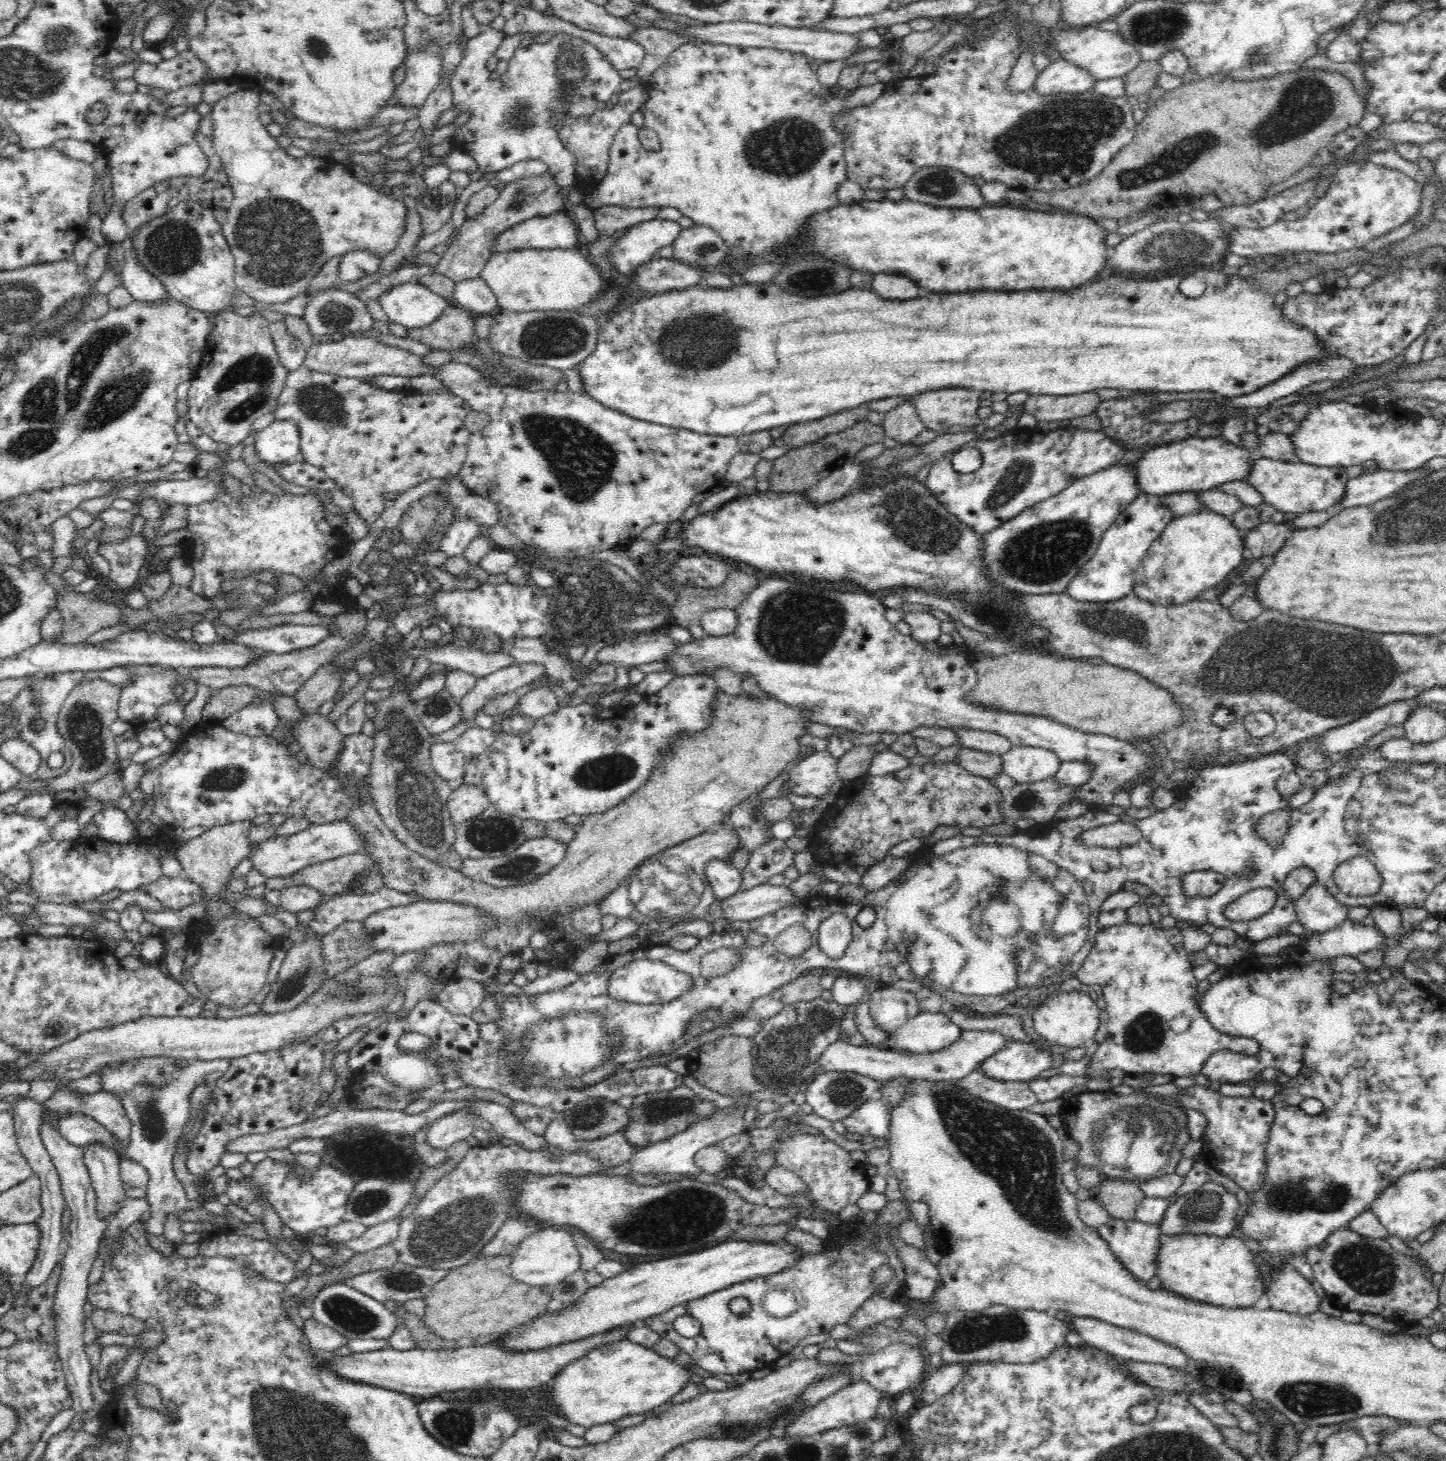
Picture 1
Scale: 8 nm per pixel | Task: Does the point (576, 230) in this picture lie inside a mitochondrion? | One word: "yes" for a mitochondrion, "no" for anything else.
no

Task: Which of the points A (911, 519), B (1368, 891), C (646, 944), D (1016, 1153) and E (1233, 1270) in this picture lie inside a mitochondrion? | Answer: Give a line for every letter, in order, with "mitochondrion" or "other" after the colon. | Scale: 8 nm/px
A: mitochondrion
B: other
C: other
D: mitochondrion
E: other

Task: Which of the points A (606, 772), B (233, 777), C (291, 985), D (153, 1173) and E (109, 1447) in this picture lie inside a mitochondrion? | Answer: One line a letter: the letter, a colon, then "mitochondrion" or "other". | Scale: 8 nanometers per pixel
A: mitochondrion
B: mitochondrion
C: mitochondrion
D: other
E: other

